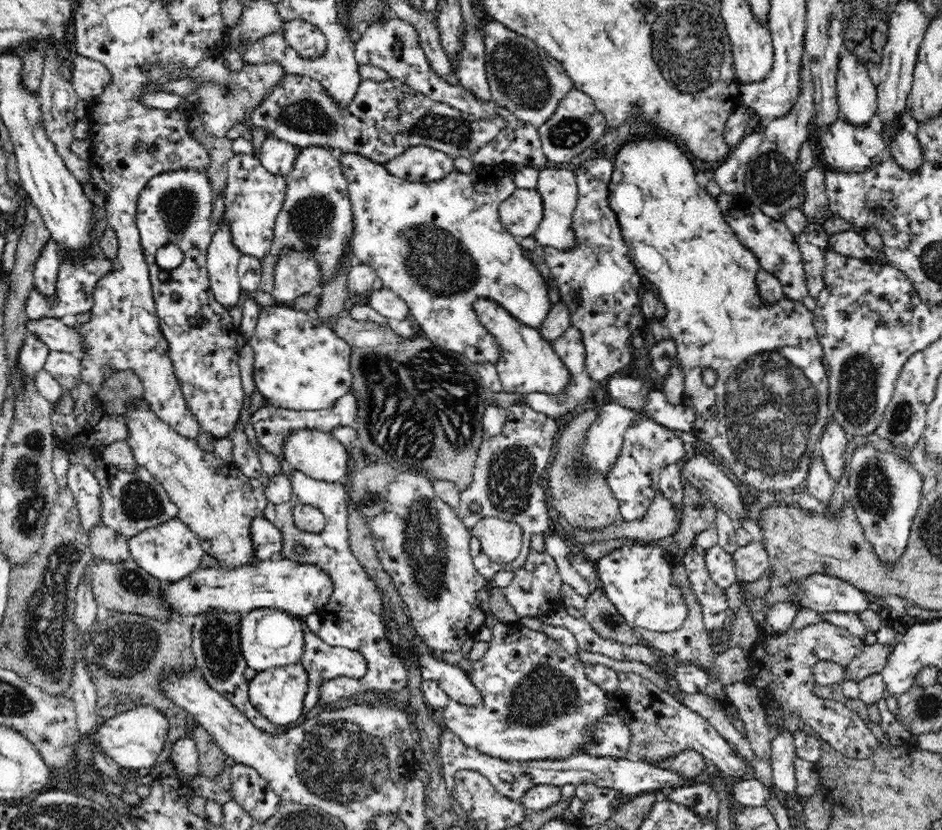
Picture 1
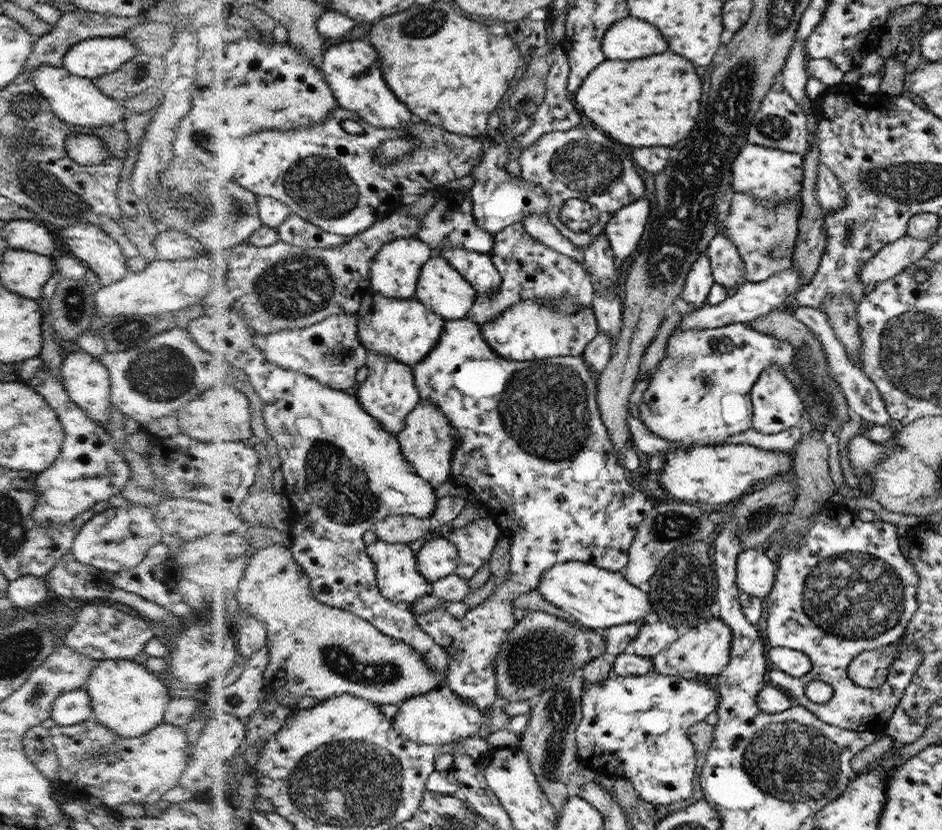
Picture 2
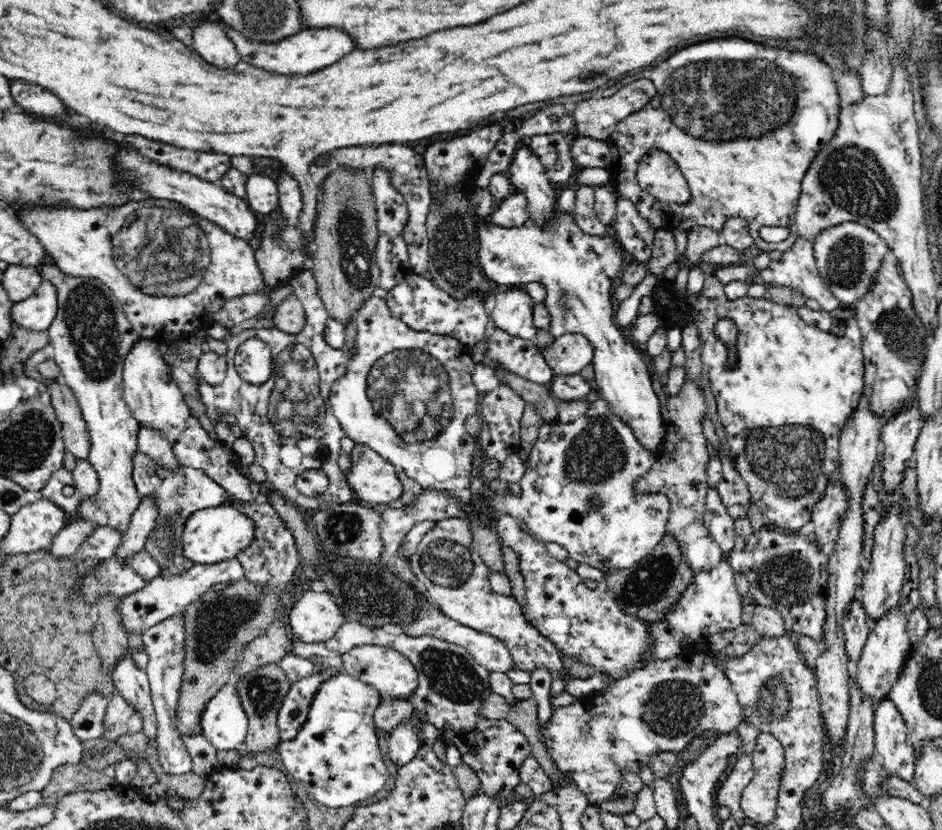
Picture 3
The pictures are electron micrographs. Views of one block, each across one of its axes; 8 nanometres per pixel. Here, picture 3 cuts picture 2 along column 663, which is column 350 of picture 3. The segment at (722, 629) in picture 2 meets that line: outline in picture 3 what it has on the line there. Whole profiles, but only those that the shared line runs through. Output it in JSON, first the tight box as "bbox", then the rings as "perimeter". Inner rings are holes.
{"bbox":[341,644,418,699],"perimeter":[[[362,644],[362,646],[352,648],[350,652],[343,654],[341,658],[343,672],[358,677],[358,679],[375,687],[382,696],[387,698],[409,699],[418,686],[417,668],[400,651],[383,646]]]}

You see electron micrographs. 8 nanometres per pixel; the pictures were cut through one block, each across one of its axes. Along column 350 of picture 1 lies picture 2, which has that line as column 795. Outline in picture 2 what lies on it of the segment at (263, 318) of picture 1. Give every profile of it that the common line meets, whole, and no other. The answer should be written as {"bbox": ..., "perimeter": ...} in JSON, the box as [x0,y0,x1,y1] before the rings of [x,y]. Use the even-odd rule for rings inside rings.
{"bbox":[638,323,802,446],"perimeter":[[[744,323],[686,332],[676,330],[668,338],[666,355],[654,370],[648,389],[644,389],[642,400],[638,403],[639,420],[656,436],[670,442],[699,446],[722,444],[724,439],[752,427],[753,406],[750,391],[766,368],[778,366],[790,380],[794,390],[798,391],[802,386],[802,379],[798,369],[794,369],[796,354],[798,347],[794,347],[790,341],[748,329]]]}

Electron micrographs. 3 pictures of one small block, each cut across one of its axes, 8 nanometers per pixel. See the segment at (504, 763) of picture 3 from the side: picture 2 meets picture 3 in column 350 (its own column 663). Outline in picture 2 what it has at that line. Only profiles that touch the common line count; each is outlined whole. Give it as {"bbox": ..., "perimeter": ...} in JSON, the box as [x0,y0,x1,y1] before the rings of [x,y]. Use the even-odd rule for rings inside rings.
{"bbox":[634,619,679,658],"perimeter":[[[656,619],[652,623],[644,623],[641,630],[634,640],[634,652],[637,655],[654,658],[663,651],[672,641],[679,637],[676,627]]]}

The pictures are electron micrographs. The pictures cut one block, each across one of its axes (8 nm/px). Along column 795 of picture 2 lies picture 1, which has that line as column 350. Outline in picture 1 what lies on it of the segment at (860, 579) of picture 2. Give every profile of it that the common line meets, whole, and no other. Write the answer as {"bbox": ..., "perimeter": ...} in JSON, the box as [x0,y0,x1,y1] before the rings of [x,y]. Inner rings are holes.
{"bbox":[263,471,408,709],"perimeter":[[[293,471],[290,475],[292,496],[282,504],[268,503],[263,516],[282,533],[282,550],[279,557],[289,557],[306,564],[315,564],[325,569],[333,580],[334,593],[330,602],[315,614],[322,619],[317,635],[330,646],[343,646],[356,650],[367,662],[367,673],[362,678],[337,676],[324,680],[320,684],[318,701],[320,706],[334,709],[353,702],[363,702],[366,697],[382,697],[390,692],[400,692],[407,687],[408,669],[405,658],[395,654],[385,635],[385,610],[381,601],[382,591],[369,574],[360,566],[349,543],[347,527],[348,500],[346,486],[343,482],[324,482],[314,480],[305,472]],[[297,504],[312,504],[319,508],[326,517],[325,527],[320,532],[302,532],[296,528],[292,518],[292,509]]]}

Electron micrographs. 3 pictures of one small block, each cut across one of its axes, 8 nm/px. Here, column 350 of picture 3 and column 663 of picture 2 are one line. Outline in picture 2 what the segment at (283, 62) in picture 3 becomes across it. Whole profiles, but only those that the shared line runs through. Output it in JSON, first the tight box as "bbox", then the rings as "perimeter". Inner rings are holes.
{"bbox":[604,15,668,60],"perimeter":[[[630,15],[618,19],[605,32],[604,53],[608,60],[636,60],[668,50],[668,40],[657,25]]]}

